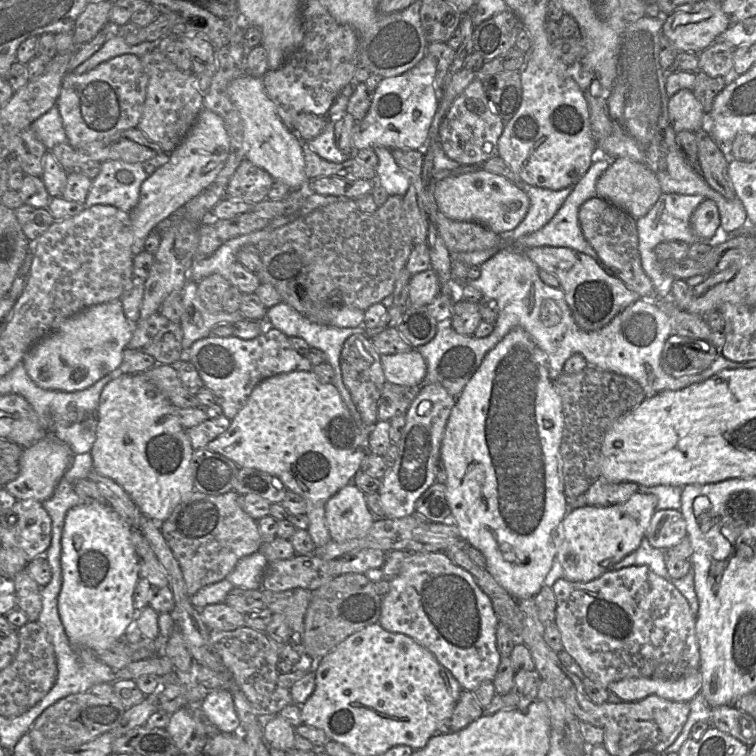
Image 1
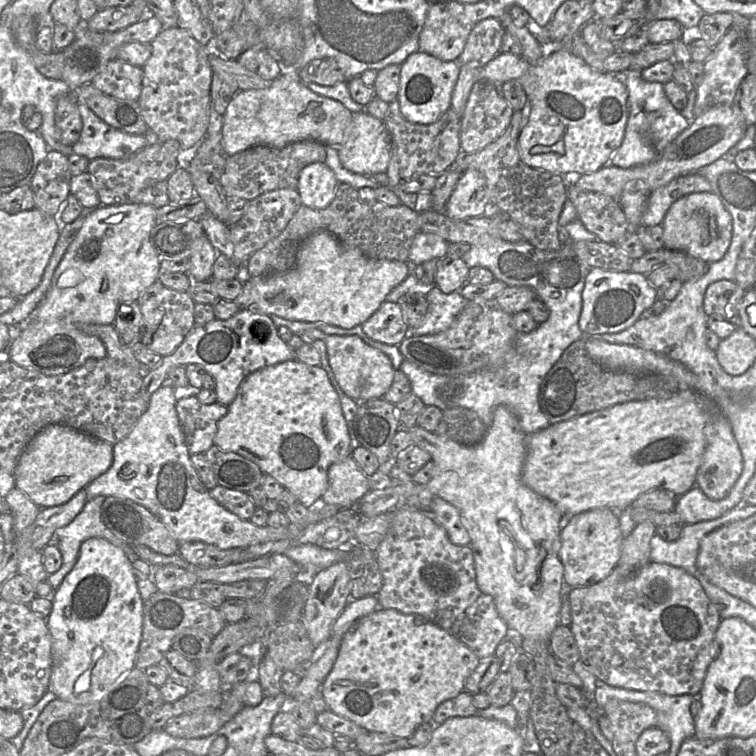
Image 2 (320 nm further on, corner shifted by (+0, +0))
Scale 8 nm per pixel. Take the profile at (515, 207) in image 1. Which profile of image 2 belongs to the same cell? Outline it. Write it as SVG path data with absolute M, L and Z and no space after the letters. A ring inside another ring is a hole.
M732 105L710 108L698 115L654 161L627 169L605 165L595 172L581 175L575 185L615 200L618 200L622 191L650 193L677 177L697 172L724 157L728 150L742 139L747 127L739 110Z

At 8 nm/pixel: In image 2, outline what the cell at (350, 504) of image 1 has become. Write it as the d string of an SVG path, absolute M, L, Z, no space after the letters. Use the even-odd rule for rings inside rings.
M349 455L329 467L328 487L321 502L346 509L355 506L370 490L369 477Z

